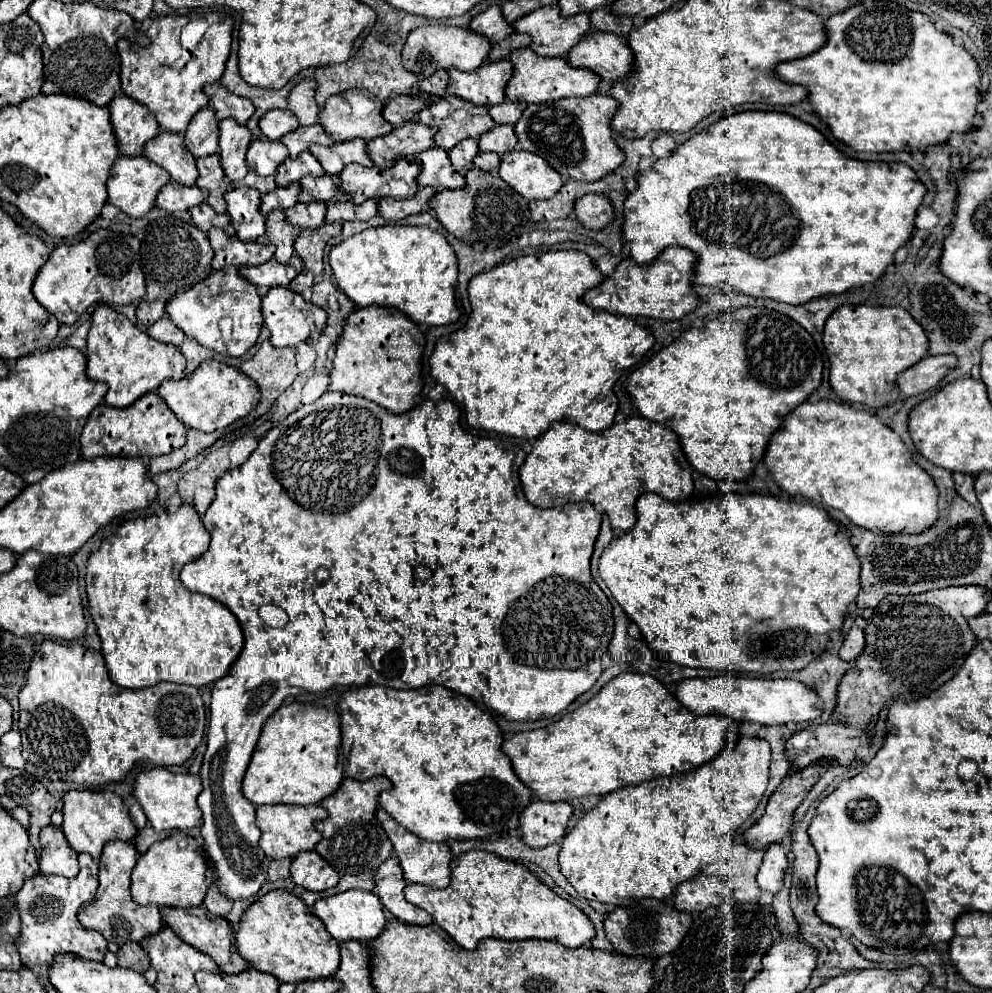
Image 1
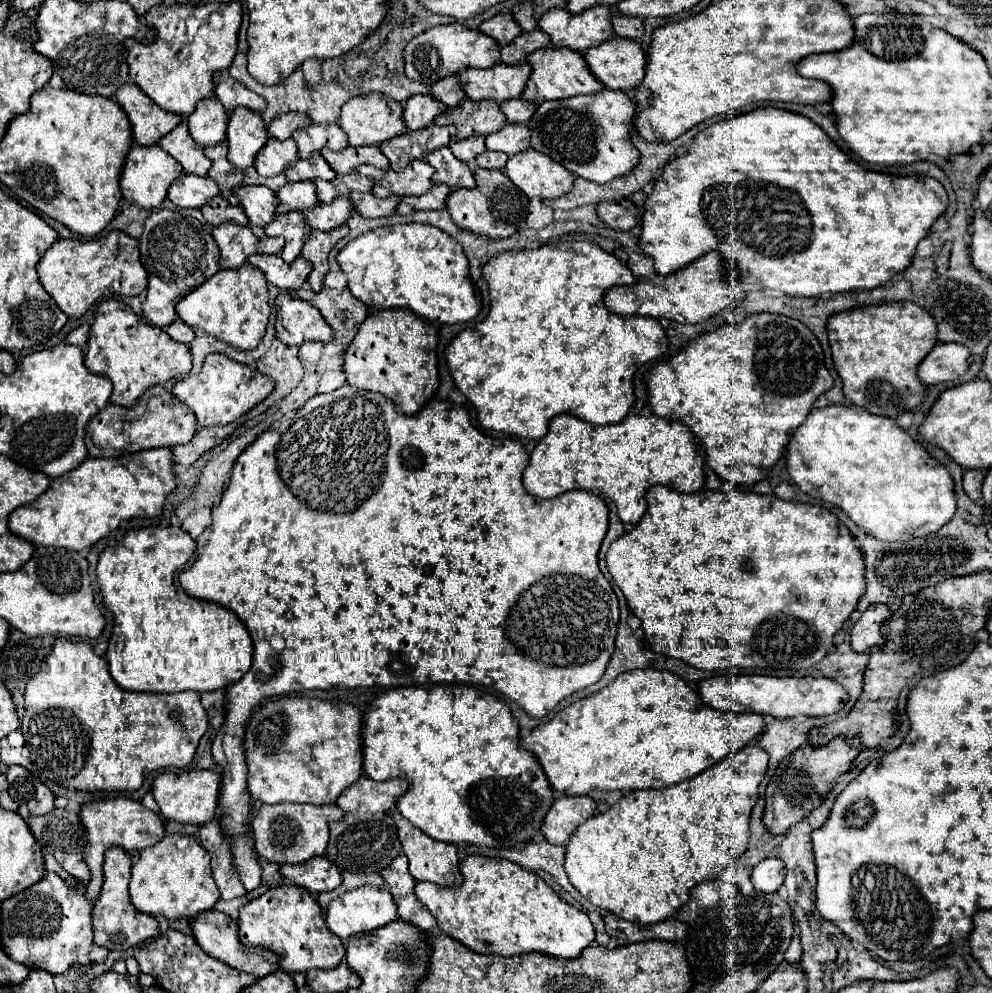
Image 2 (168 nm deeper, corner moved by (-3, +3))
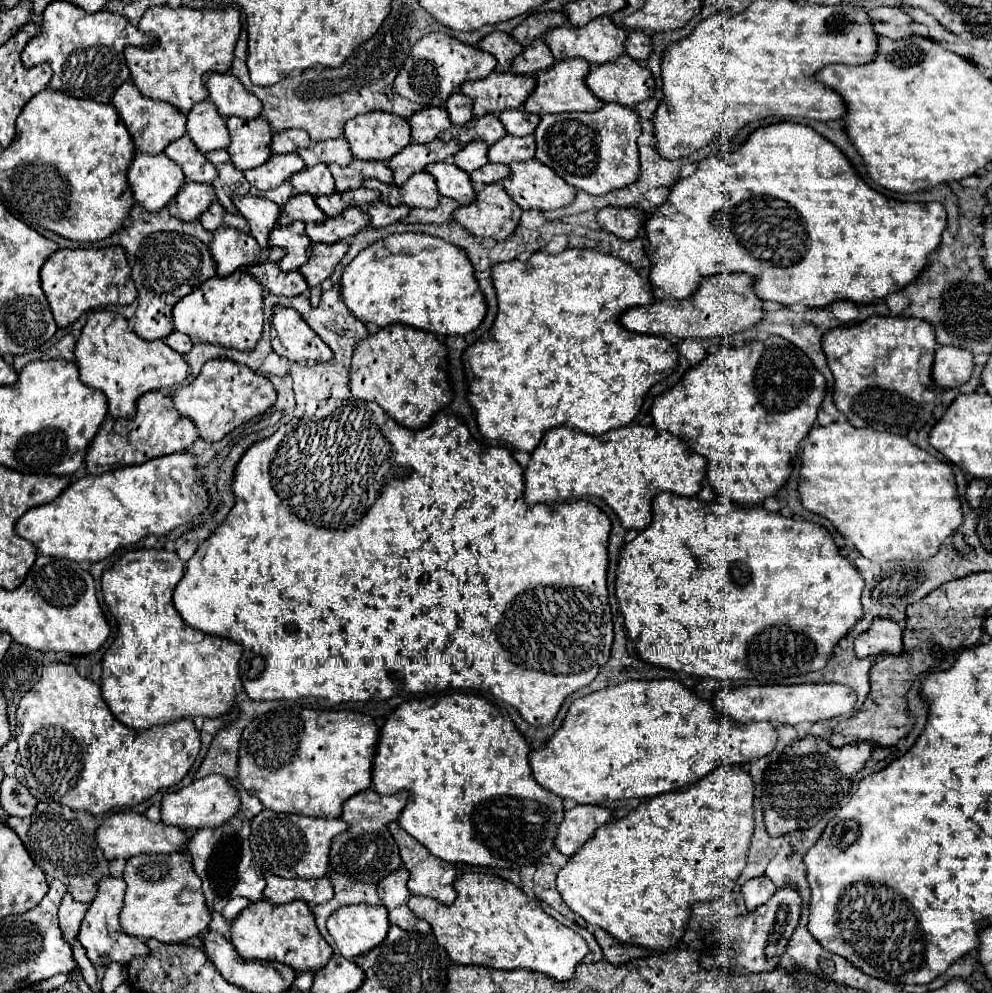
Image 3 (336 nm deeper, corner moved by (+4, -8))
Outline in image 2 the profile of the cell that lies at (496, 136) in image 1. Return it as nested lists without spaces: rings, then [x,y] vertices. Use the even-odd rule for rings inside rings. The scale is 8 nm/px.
[[[507,124],[501,130],[485,138],[487,150],[499,150],[505,154],[515,154],[529,148],[529,128],[525,124]]]

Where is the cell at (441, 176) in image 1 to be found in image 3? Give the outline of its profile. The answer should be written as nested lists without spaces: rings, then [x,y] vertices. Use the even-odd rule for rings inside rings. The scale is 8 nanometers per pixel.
[[[432,163],[432,167],[426,167],[428,173],[434,175],[438,183],[438,191],[444,197],[456,199],[460,205],[470,205],[476,199],[474,187],[470,189],[470,177],[466,171],[456,167],[454,163]]]

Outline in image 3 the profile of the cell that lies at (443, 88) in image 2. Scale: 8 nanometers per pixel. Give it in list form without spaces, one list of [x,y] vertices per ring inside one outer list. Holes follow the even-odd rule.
[[[456,91],[446,101],[446,109],[450,113],[450,121],[454,125],[464,125],[472,119],[472,99],[468,99],[464,93]]]

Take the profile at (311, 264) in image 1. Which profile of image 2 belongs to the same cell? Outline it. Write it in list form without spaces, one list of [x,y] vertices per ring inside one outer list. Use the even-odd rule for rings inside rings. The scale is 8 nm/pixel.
[[[343,224],[339,228],[333,228],[329,232],[319,232],[319,230],[313,230],[301,250],[301,256],[307,258],[311,264],[313,264],[313,270],[307,278],[307,284],[311,286],[311,290],[319,292],[319,288],[323,288],[323,276],[329,272],[329,266],[327,266],[327,256],[331,252],[331,248],[337,244],[339,238],[347,236],[349,234],[349,228]]]

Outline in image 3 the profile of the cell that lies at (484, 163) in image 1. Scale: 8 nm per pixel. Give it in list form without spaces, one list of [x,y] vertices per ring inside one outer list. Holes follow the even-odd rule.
[[[486,163],[484,167],[476,169],[470,173],[470,179],[476,187],[482,187],[482,185],[490,185],[490,183],[500,183],[502,179],[506,179],[510,173],[510,167],[508,165],[492,165],[492,163]]]

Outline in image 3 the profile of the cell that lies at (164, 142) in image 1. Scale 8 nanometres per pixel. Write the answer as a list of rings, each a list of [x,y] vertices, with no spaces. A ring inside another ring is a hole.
[[[184,135],[178,141],[174,141],[172,145],[168,145],[164,153],[182,167],[186,181],[212,183],[218,177],[216,167],[206,159],[206,155],[202,151],[198,151],[198,147],[192,143],[192,139],[188,139],[188,135]]]

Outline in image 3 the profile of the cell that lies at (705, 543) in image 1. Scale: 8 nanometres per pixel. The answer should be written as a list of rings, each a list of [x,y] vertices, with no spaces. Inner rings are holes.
[[[660,493],[652,503],[652,523],[636,535],[634,541],[626,543],[622,549],[622,557],[616,571],[616,597],[620,605],[620,613],[624,615],[624,625],[628,637],[634,641],[638,657],[650,665],[684,671],[688,675],[698,677],[716,677],[716,679],[754,679],[760,685],[780,685],[786,677],[802,675],[808,671],[818,671],[826,665],[832,649],[838,641],[862,619],[860,595],[864,589],[862,575],[854,569],[854,565],[838,553],[832,535],[810,521],[788,519],[780,513],[772,513],[762,505],[744,509],[736,507],[736,503],[704,503],[696,497],[680,497],[674,493]]]

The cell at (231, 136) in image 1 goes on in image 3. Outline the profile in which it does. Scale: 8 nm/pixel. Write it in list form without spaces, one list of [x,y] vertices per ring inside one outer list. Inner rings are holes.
[[[228,117],[228,131],[228,153],[236,169],[254,169],[270,159],[270,141],[274,131],[266,119],[258,117],[244,121],[240,117]]]

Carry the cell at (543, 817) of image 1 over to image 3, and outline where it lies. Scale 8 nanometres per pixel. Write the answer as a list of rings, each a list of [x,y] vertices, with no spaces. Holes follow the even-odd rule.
[[[576,805],[564,813],[564,821],[558,827],[556,849],[566,857],[572,857],[598,827],[612,819],[612,811],[600,805]]]

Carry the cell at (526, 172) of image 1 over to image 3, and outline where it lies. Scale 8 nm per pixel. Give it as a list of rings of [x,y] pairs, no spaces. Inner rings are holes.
[[[532,159],[510,165],[510,177],[504,179],[504,191],[522,209],[560,209],[572,203],[576,189],[570,187],[548,165]]]

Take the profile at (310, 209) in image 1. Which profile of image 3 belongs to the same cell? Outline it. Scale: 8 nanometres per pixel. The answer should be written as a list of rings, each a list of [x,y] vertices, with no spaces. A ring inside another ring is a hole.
[[[348,207],[342,215],[330,217],[322,223],[308,223],[306,233],[312,241],[336,243],[354,237],[368,227],[368,215],[360,207]]]

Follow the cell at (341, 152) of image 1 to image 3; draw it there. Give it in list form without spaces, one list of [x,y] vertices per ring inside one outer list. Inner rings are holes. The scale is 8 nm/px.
[[[354,159],[348,167],[330,165],[330,171],[336,179],[338,191],[352,191],[362,187],[366,179],[378,179],[382,183],[392,183],[392,171],[384,161],[360,161]]]

